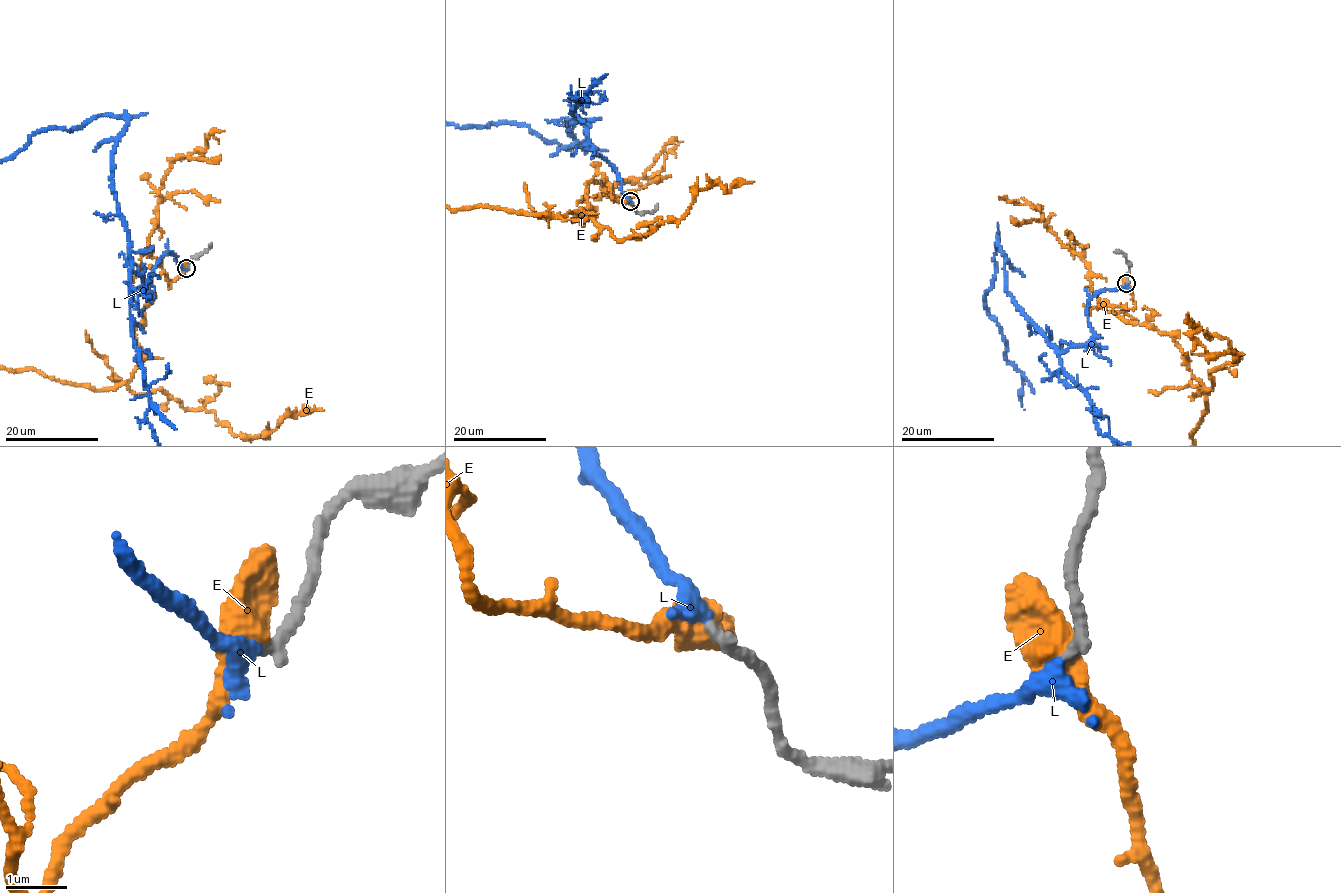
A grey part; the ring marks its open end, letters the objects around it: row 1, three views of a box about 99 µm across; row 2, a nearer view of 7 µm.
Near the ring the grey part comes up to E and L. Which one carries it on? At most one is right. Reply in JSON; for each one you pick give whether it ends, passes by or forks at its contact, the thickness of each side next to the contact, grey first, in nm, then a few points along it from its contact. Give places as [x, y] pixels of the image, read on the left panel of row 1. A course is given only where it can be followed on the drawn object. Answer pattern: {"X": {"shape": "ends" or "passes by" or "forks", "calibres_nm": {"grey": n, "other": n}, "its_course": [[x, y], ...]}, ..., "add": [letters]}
{"L": {"shape": "passes by", "calibres_nm": {"grey": 200, "other": 240}, "its_course": [[186, 269], [170, 252], [148, 282], [131, 267], [111, 167], [124, 118], [40, 129]]}, "add": ["L"]}

